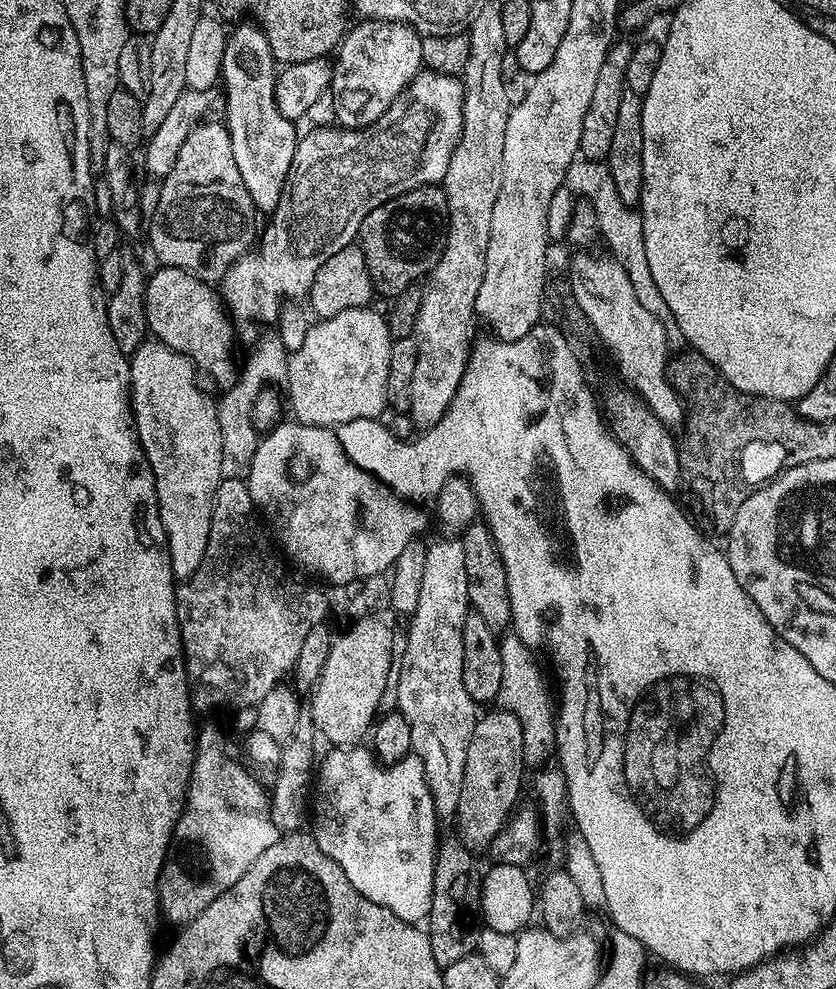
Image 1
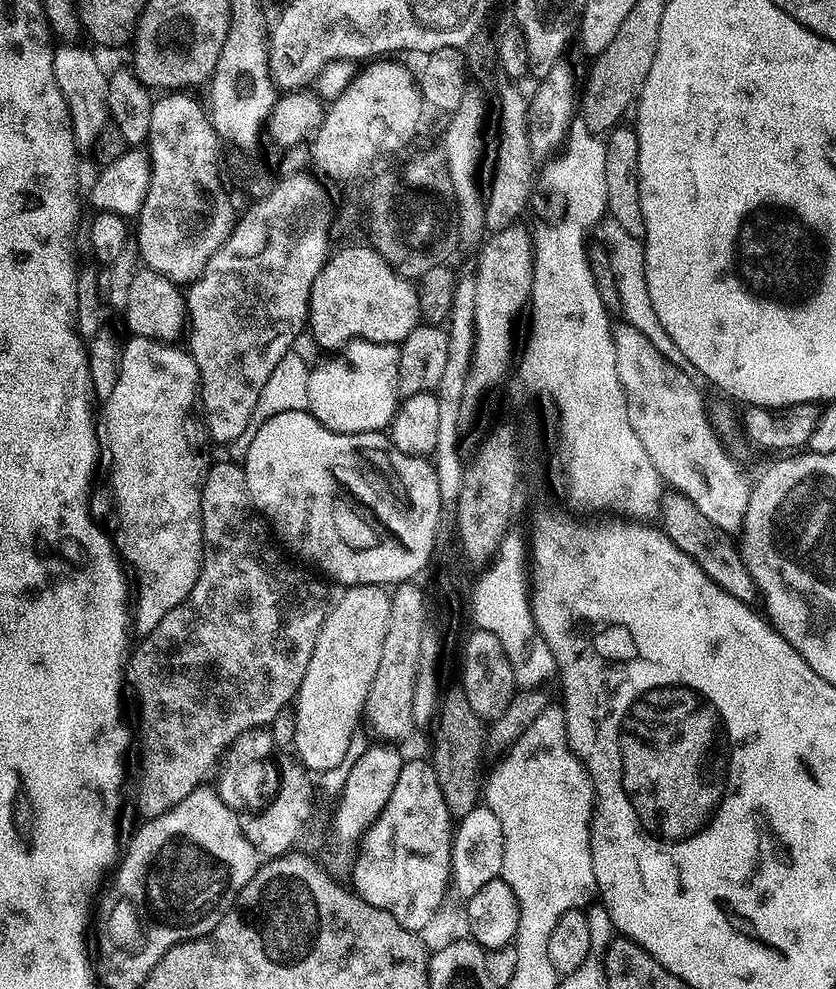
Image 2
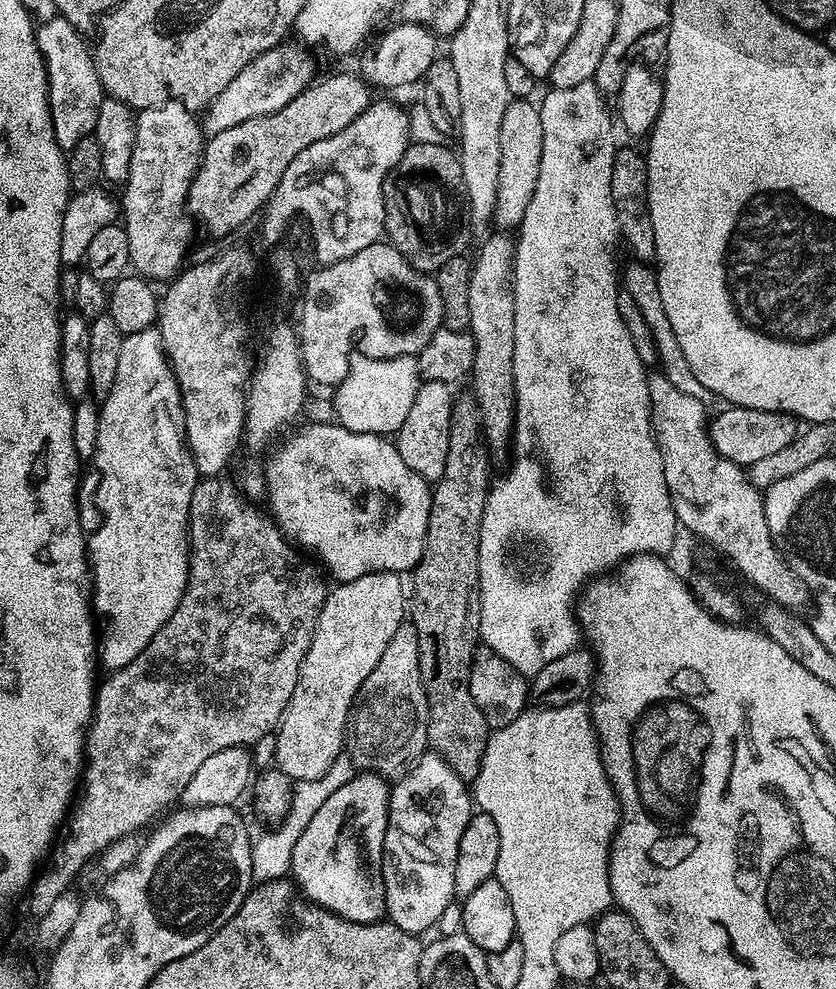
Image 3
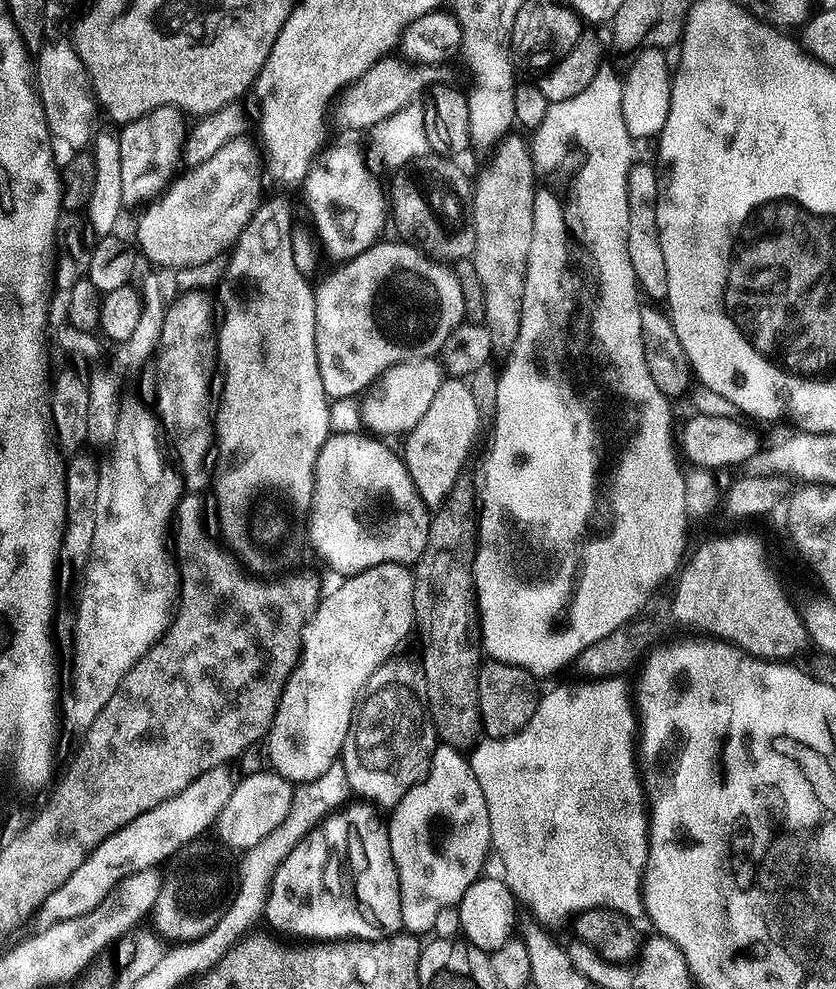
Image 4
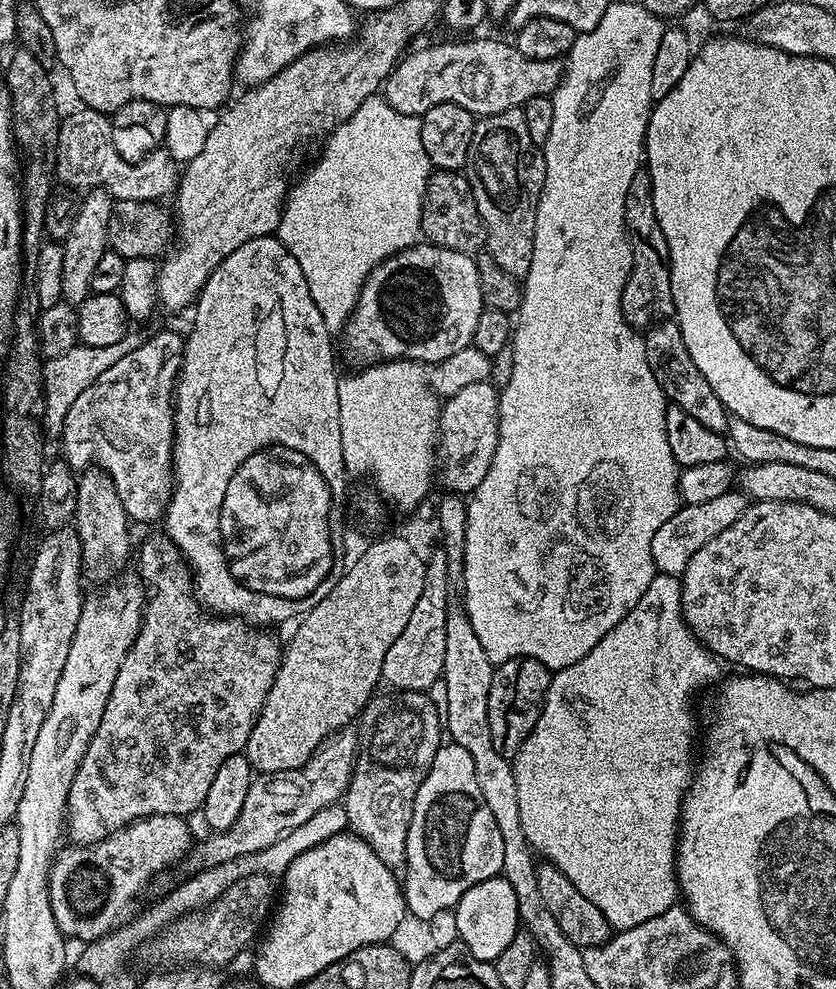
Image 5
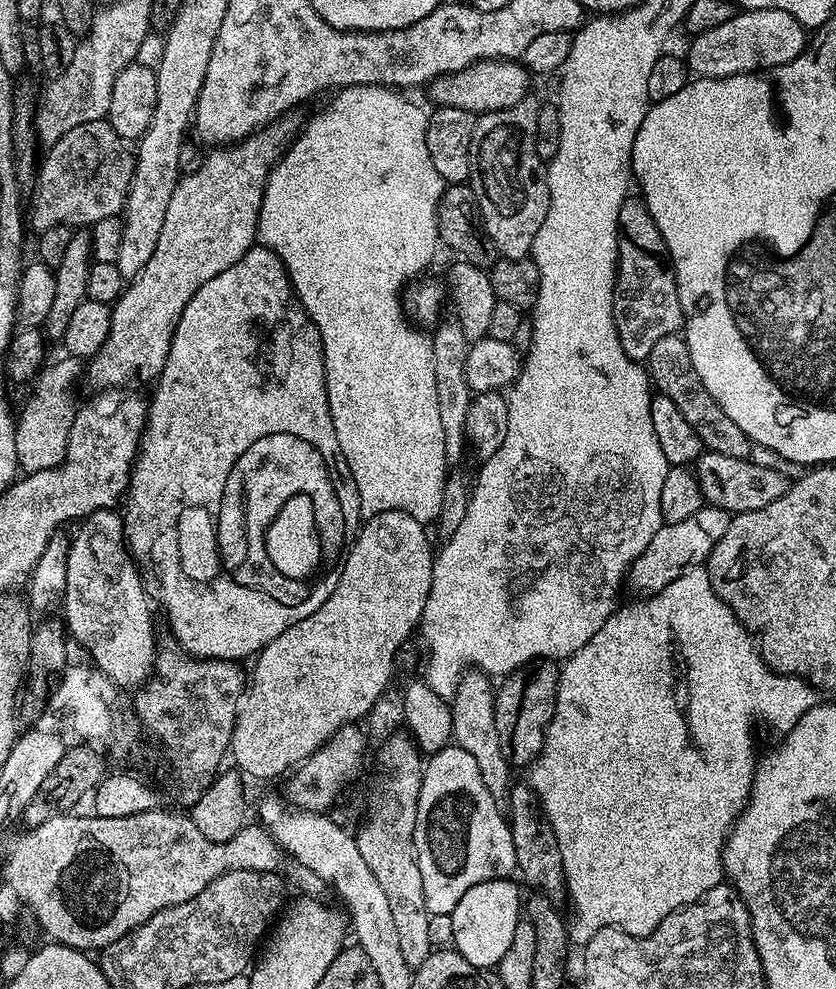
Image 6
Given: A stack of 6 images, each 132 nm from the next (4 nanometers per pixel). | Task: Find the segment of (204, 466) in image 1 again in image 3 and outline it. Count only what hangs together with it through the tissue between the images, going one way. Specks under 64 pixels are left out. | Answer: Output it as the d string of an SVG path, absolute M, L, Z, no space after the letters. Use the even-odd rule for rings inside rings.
M159 327L124 337L114 384L99 405L99 414L94 468L101 474L96 496L101 525L90 533L86 543L90 599L95 615L105 620L98 636L98 660L108 670L115 670L130 666L150 646L150 638L174 614L188 585L188 515L198 473L184 439L180 387L164 352Z

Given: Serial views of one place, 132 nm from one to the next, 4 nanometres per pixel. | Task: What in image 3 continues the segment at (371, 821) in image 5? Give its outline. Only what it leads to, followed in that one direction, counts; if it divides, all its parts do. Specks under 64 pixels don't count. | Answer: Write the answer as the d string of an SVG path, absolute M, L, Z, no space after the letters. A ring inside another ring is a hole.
M412 623L398 626L382 658L378 658L378 666L374 666L374 670L370 670L370 678L362 682L348 718L346 744L357 769L376 772L385 778L403 776L428 748L428 703L422 686L422 670L418 666L418 630Z

